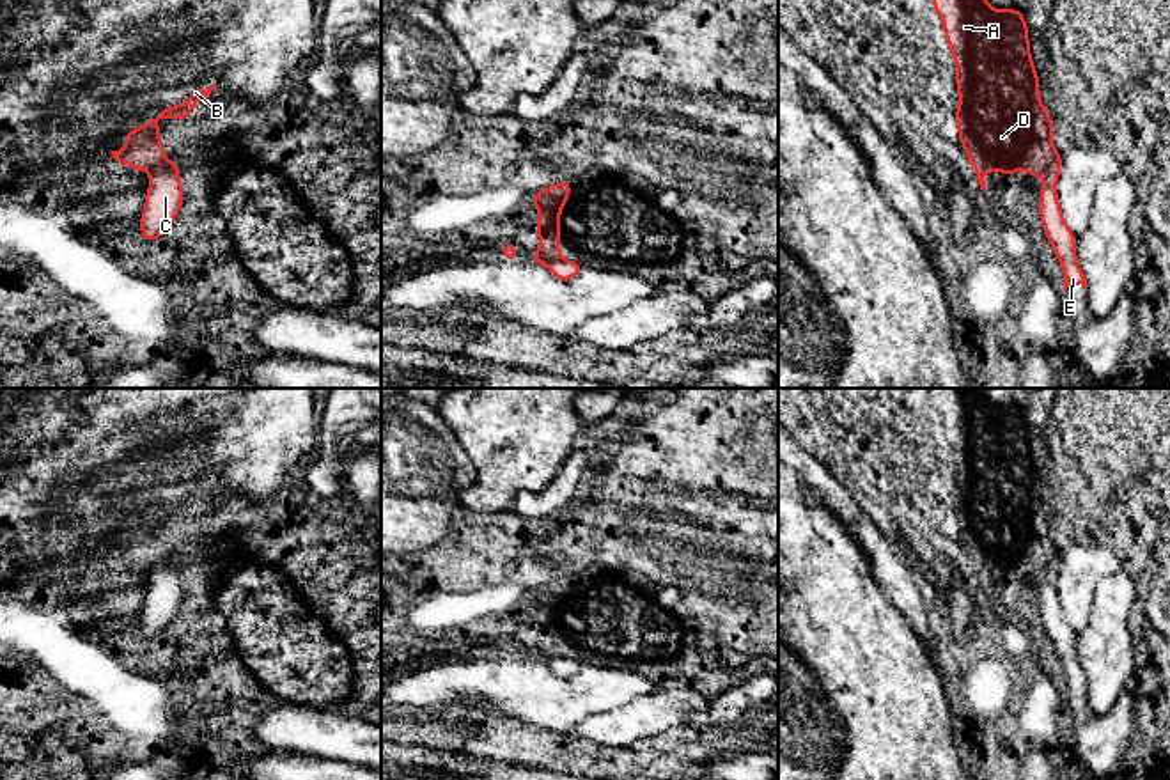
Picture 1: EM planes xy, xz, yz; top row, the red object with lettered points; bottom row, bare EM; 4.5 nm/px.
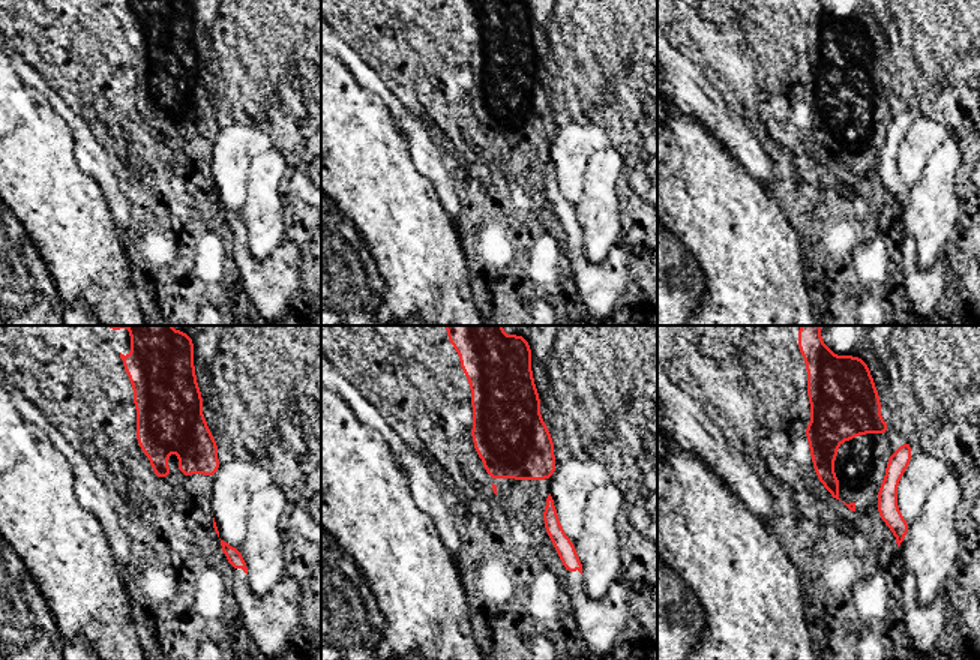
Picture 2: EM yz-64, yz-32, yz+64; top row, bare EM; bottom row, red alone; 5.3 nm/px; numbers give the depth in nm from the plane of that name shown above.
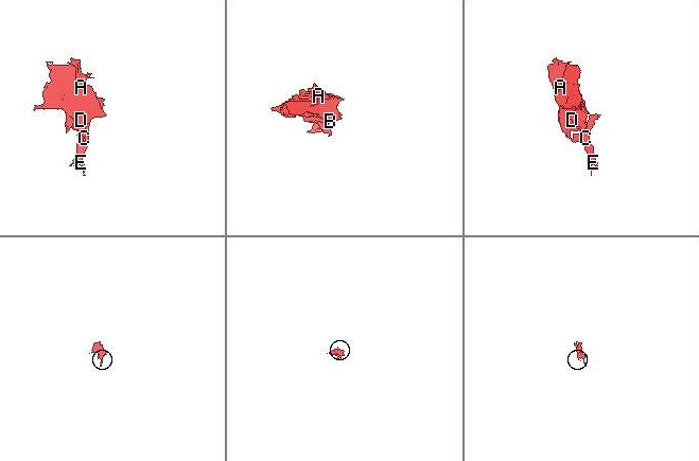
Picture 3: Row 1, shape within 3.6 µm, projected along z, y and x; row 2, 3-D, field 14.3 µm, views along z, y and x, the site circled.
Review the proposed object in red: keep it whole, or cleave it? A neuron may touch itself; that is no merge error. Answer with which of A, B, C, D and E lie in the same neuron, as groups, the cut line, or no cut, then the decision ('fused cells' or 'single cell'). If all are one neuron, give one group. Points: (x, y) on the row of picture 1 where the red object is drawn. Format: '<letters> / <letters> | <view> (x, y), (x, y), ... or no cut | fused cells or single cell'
A B D / C E | yz (1057, 153), (1045, 172) | fused cells

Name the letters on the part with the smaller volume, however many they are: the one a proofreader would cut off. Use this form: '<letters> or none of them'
C, E

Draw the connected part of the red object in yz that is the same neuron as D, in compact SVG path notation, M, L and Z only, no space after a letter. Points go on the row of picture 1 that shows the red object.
M931 0L945 27L956 58L959 140L971 161L980 190L987 170L1014 174L1026 170L1042 177L1057 154L1051 142L1053 121L1039 98L1039 74L1034 69L1028 27L1023 11L993 9L987 0Z

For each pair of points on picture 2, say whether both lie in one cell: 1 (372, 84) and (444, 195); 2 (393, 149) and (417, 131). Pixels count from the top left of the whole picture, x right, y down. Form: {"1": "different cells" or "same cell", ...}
{"1": "same cell", "2": "different cells"}

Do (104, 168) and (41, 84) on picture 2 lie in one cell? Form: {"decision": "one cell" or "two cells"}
{"decision": "one cell"}

